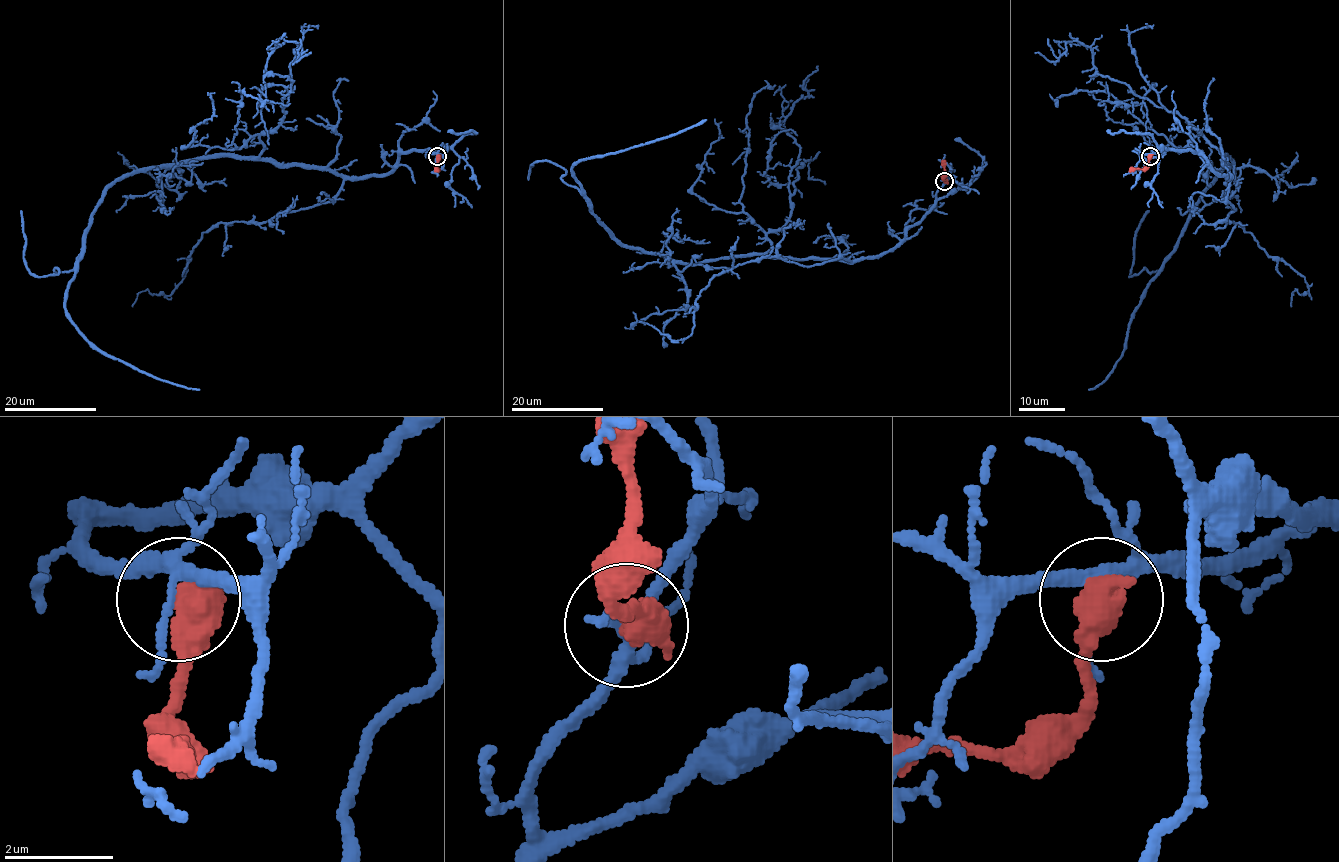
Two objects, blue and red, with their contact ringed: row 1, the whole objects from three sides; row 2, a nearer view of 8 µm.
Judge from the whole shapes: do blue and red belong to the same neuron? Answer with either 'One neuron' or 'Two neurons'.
Two neurons

